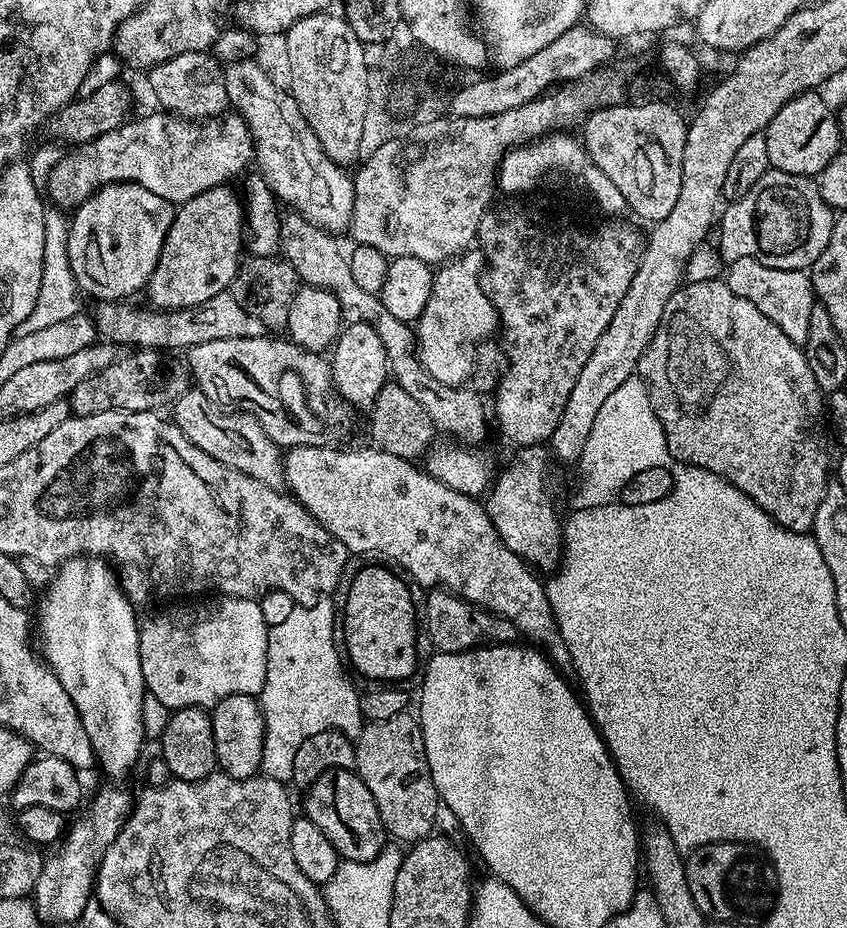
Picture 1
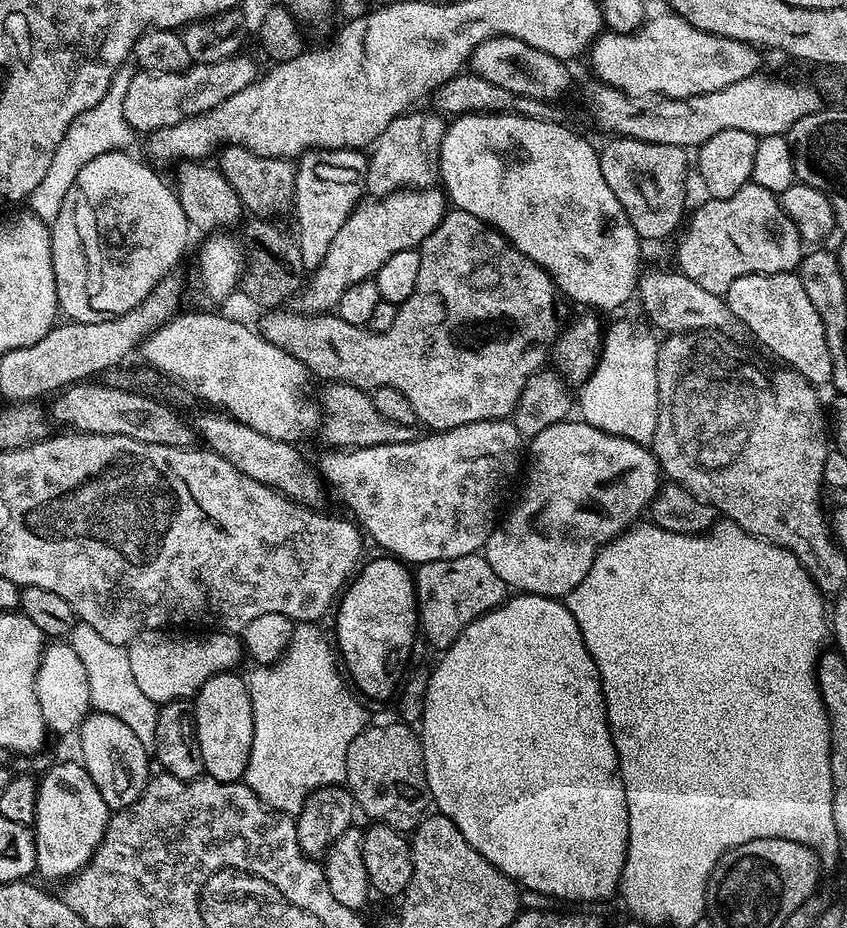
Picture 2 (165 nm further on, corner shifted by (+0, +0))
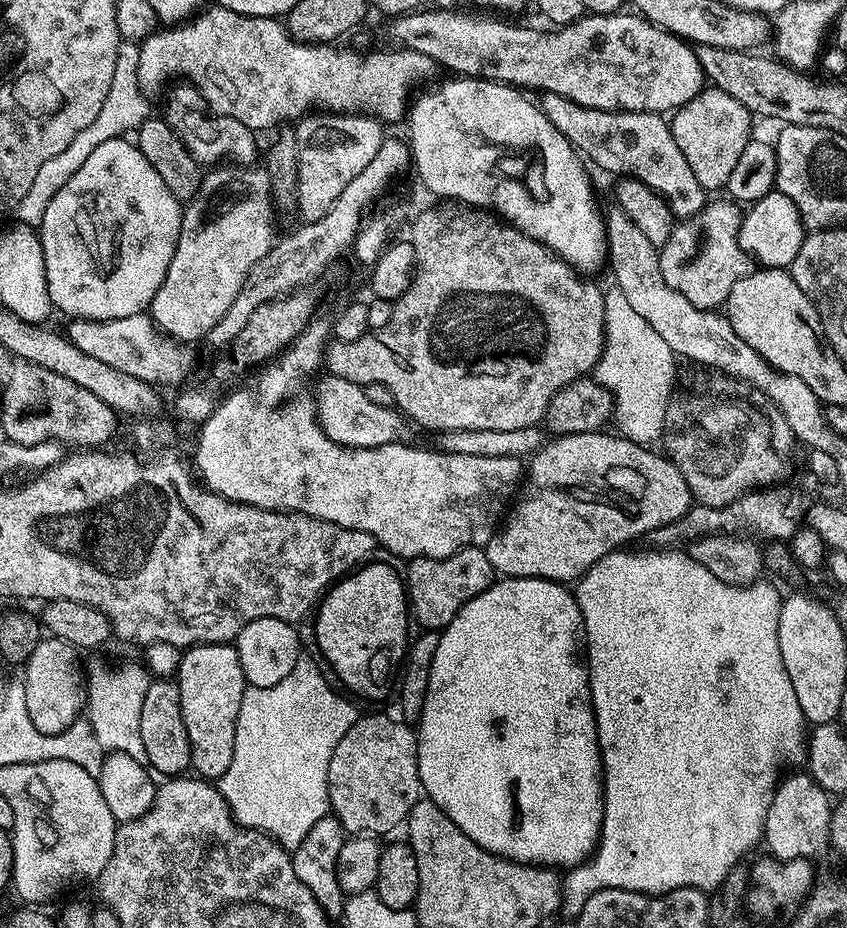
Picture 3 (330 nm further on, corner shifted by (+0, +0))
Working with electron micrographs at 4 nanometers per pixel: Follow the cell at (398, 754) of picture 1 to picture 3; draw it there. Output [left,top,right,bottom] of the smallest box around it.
[328,715,422,834]

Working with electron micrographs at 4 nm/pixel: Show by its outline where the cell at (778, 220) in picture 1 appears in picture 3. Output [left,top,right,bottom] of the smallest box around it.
[659,200,754,310]

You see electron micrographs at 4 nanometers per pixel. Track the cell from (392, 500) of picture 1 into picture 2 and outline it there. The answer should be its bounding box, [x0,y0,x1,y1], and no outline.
[194,414,321,506]

